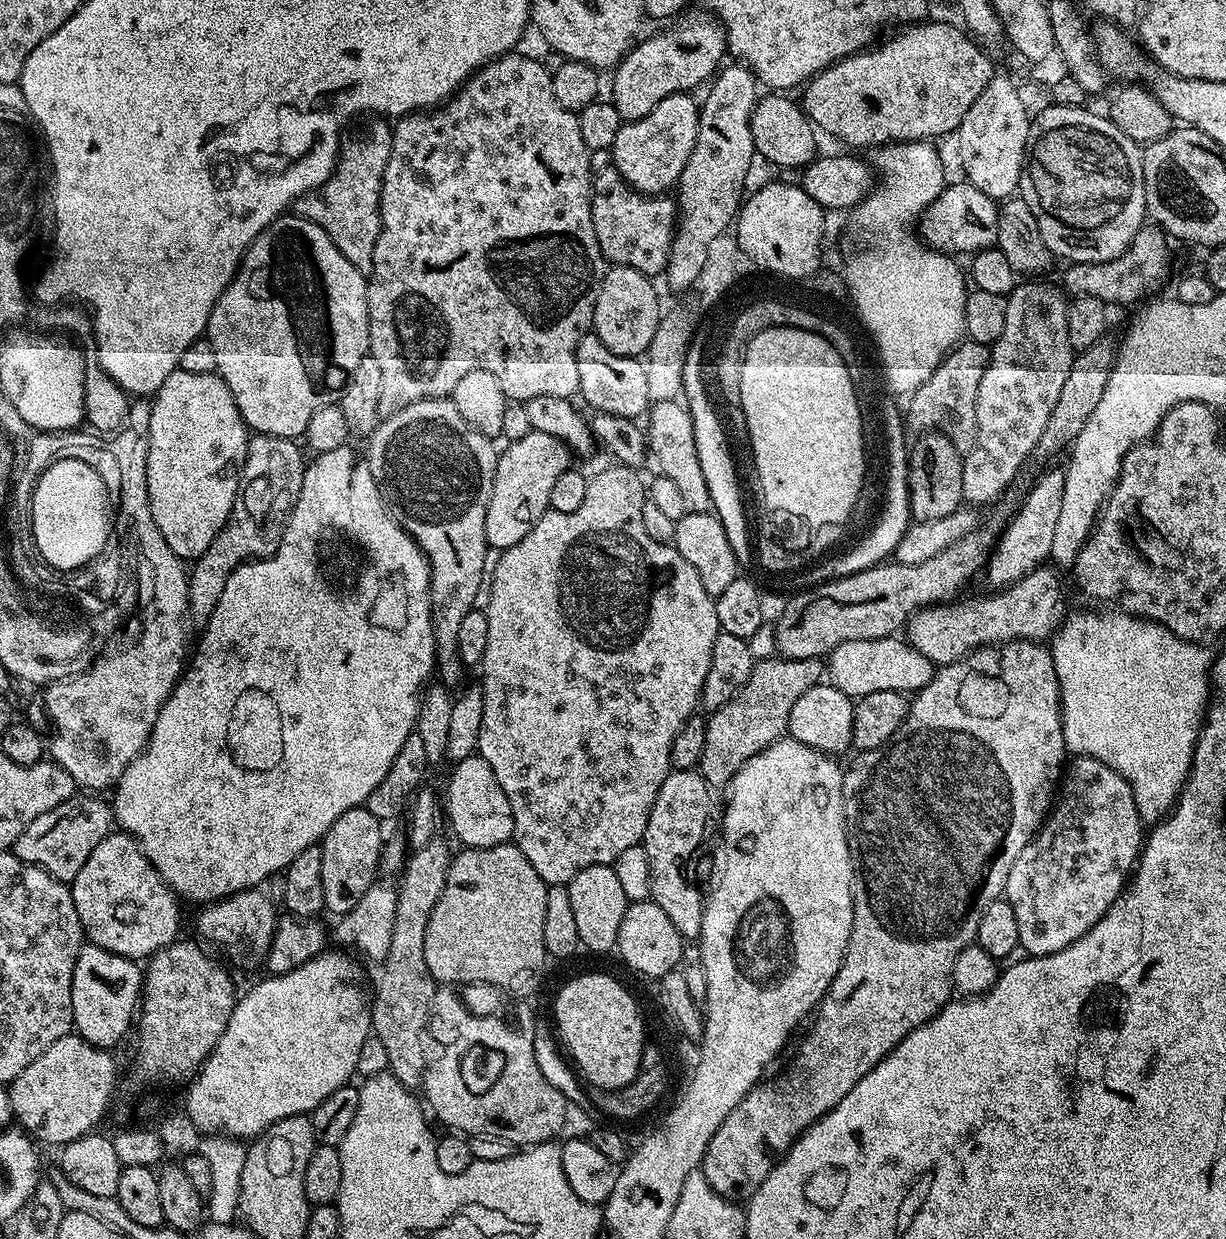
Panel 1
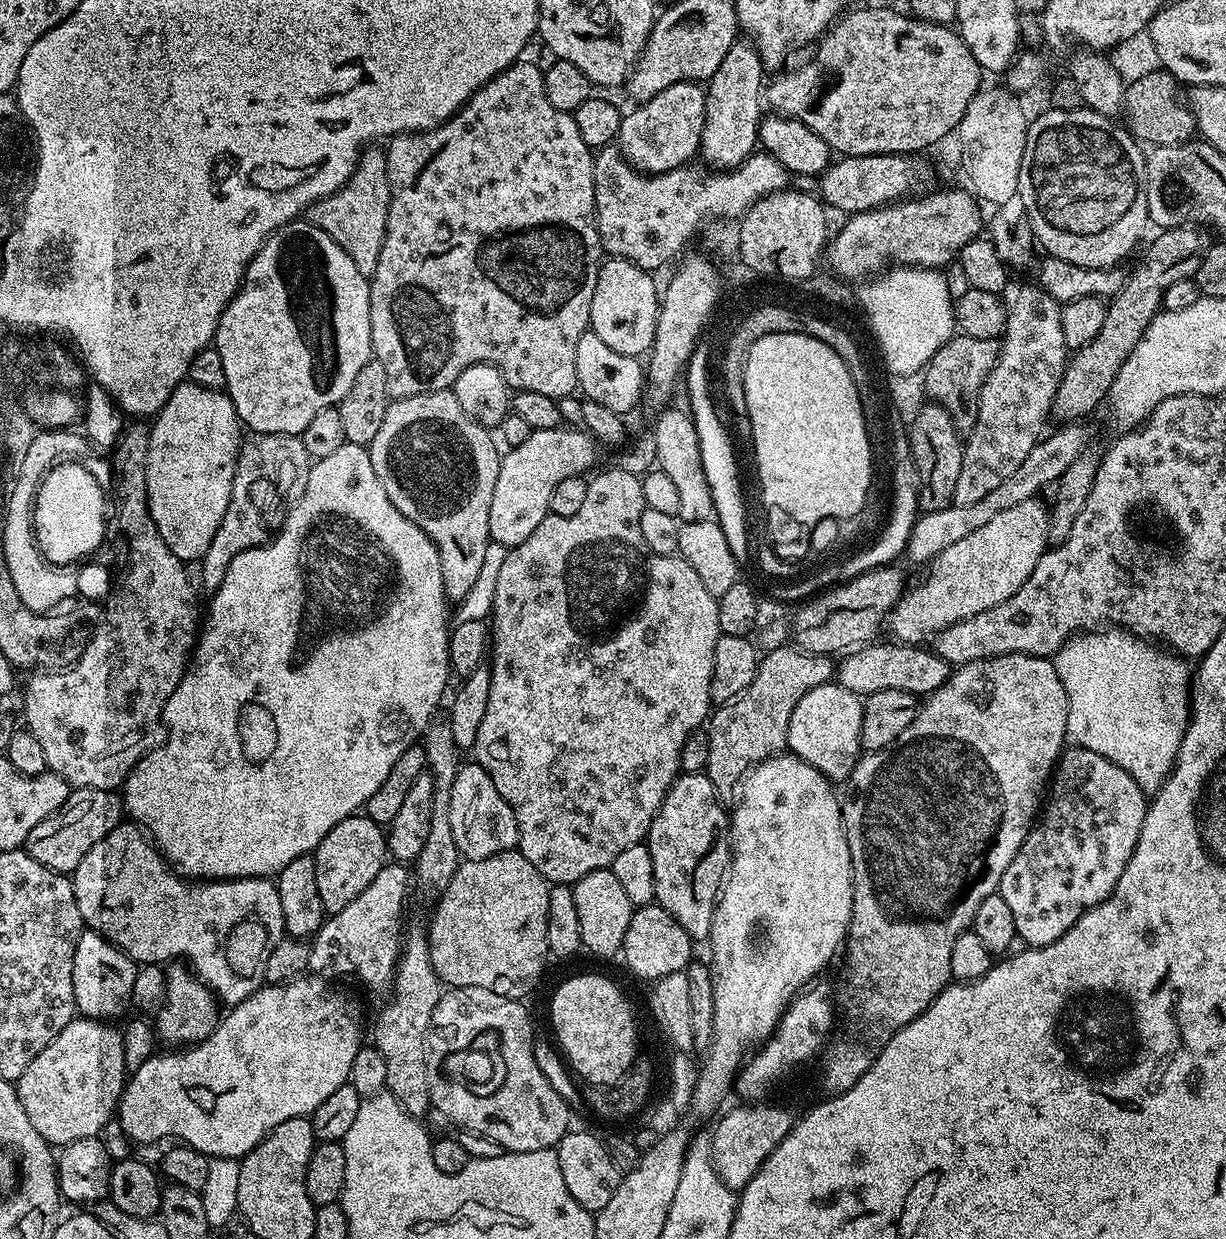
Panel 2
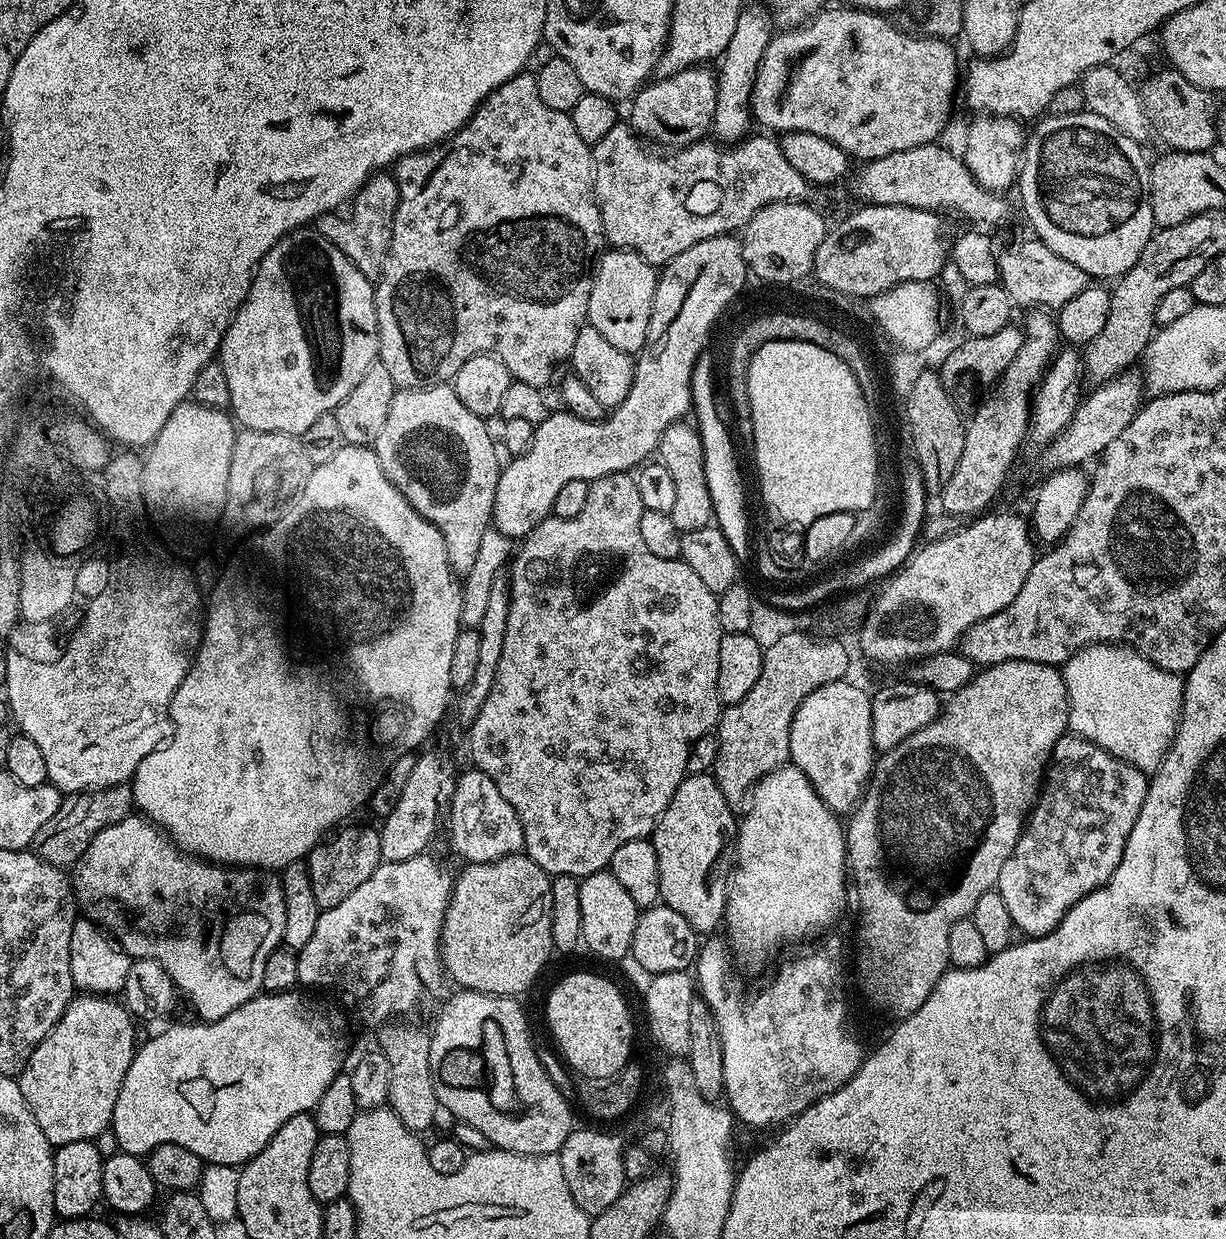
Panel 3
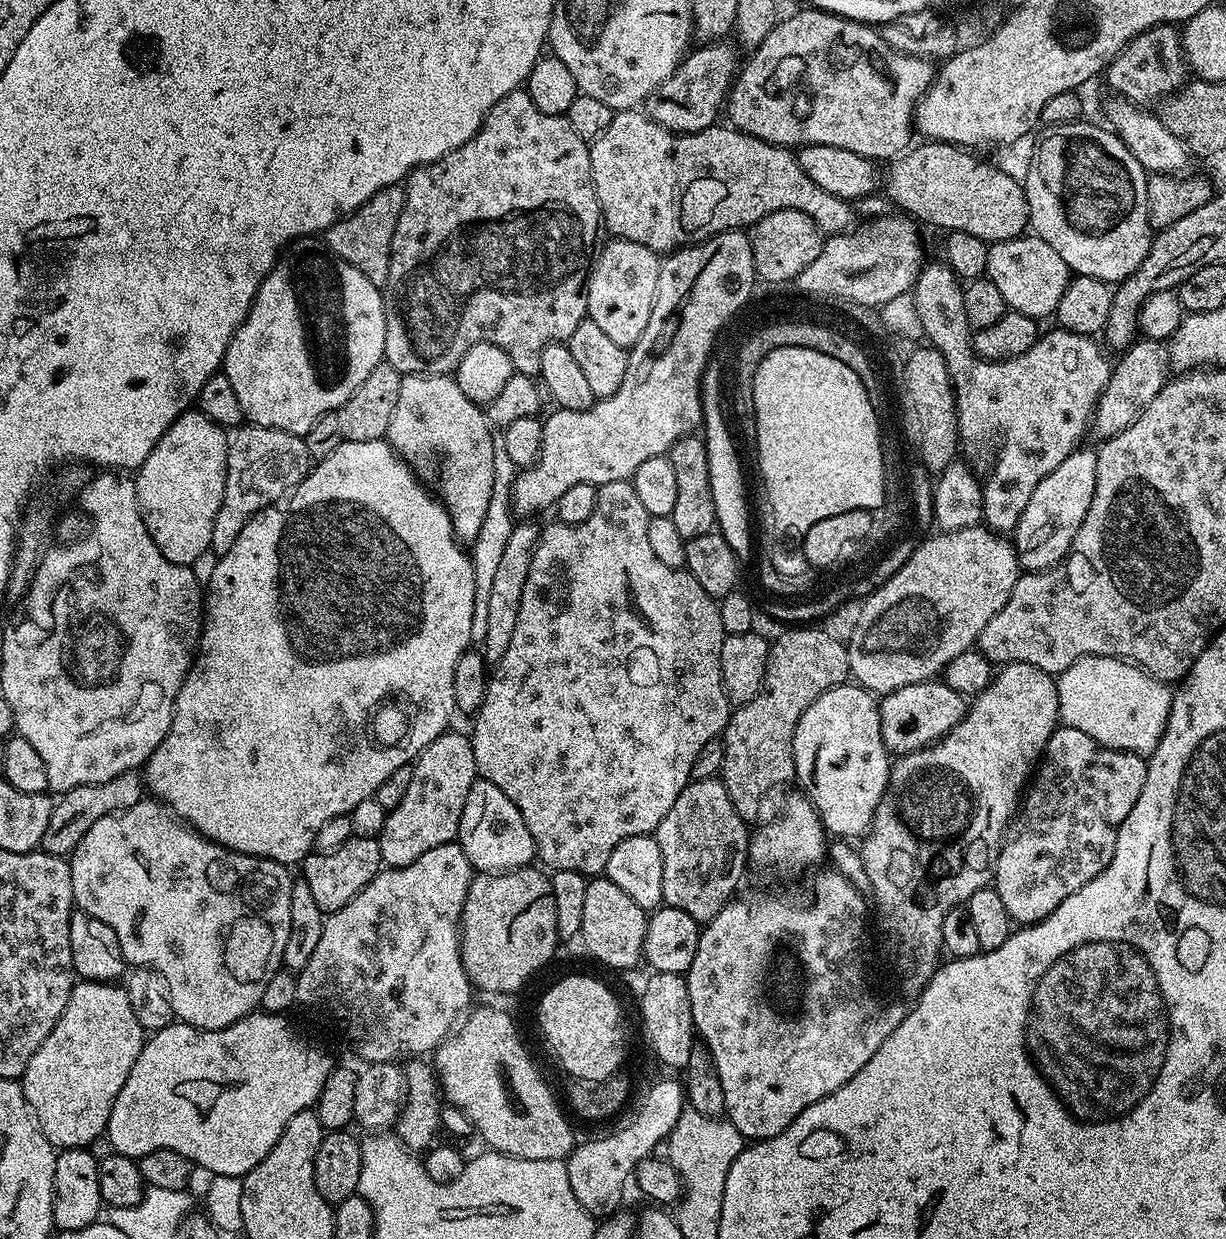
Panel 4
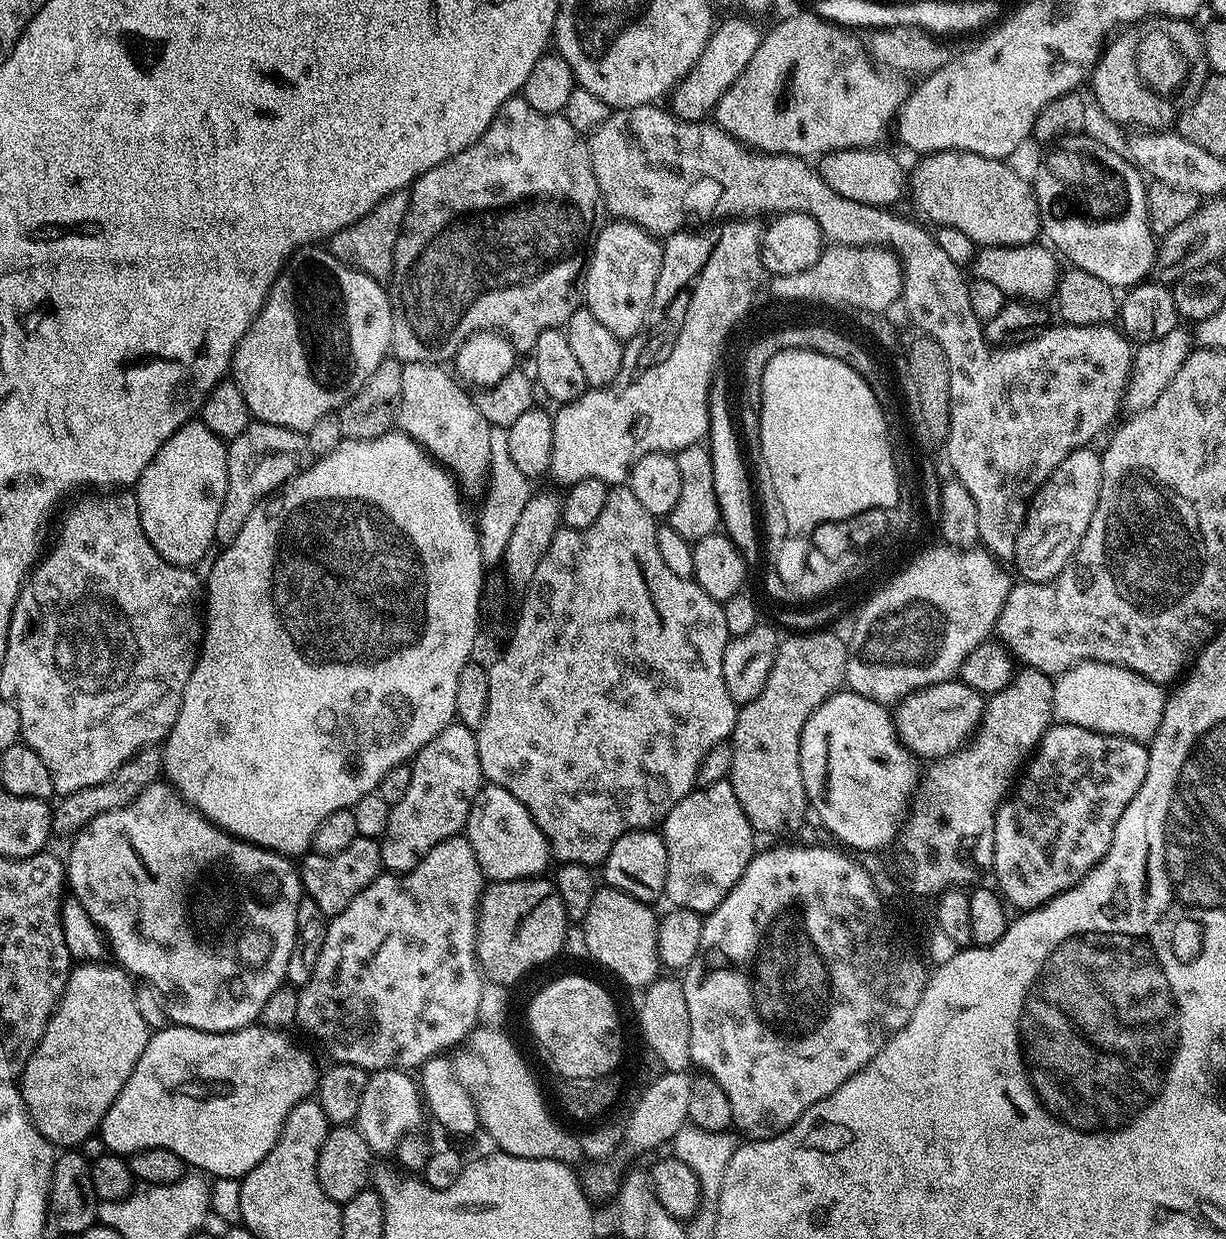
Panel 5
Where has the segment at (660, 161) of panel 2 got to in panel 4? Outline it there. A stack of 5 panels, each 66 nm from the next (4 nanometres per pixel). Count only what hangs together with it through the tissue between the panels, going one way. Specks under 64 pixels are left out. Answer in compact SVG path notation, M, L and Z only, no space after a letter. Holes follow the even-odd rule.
M708 42L704 48L693 47L680 61L680 65L646 97L642 105L643 111L654 122L672 132L700 132L704 128L713 127L717 123L716 115L721 115L726 104L726 97L734 83L738 72L736 52L728 42Z

